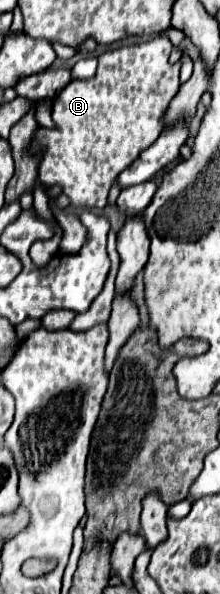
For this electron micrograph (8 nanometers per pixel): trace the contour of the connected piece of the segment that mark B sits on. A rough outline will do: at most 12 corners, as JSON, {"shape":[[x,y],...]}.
{"shape":[[172,43],[110,49],[54,99],[30,151],[74,207],[162,133]]}

